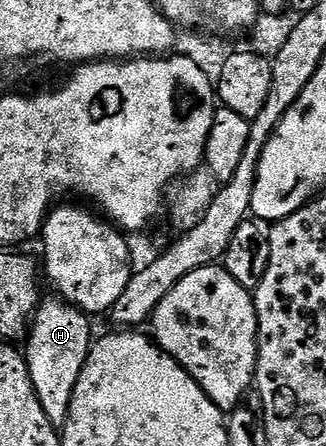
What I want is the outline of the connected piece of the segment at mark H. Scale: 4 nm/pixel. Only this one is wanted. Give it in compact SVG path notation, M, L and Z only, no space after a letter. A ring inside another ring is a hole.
M61 299L43 300L34 310L30 332L24 341L24 356L34 390L40 399L40 407L44 407L48 419L55 427L66 424L74 388L90 354L90 321L91 318L82 310Z

